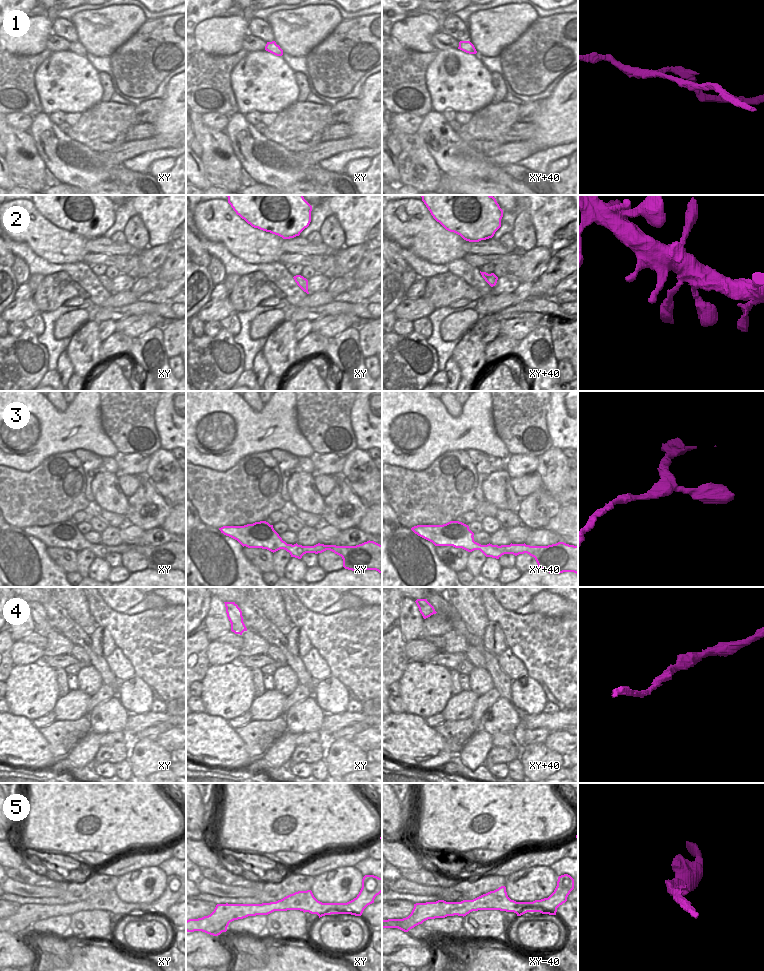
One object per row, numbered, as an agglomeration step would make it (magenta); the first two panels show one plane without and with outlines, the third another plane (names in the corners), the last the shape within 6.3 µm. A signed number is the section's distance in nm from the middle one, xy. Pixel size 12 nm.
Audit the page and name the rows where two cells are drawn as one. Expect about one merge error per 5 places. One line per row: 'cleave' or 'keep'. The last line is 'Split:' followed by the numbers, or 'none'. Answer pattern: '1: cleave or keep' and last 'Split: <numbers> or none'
1: keep
2: keep
3: keep
4: keep
5: keep
Split: none

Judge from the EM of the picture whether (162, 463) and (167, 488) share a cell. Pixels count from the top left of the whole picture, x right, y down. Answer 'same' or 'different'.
same

